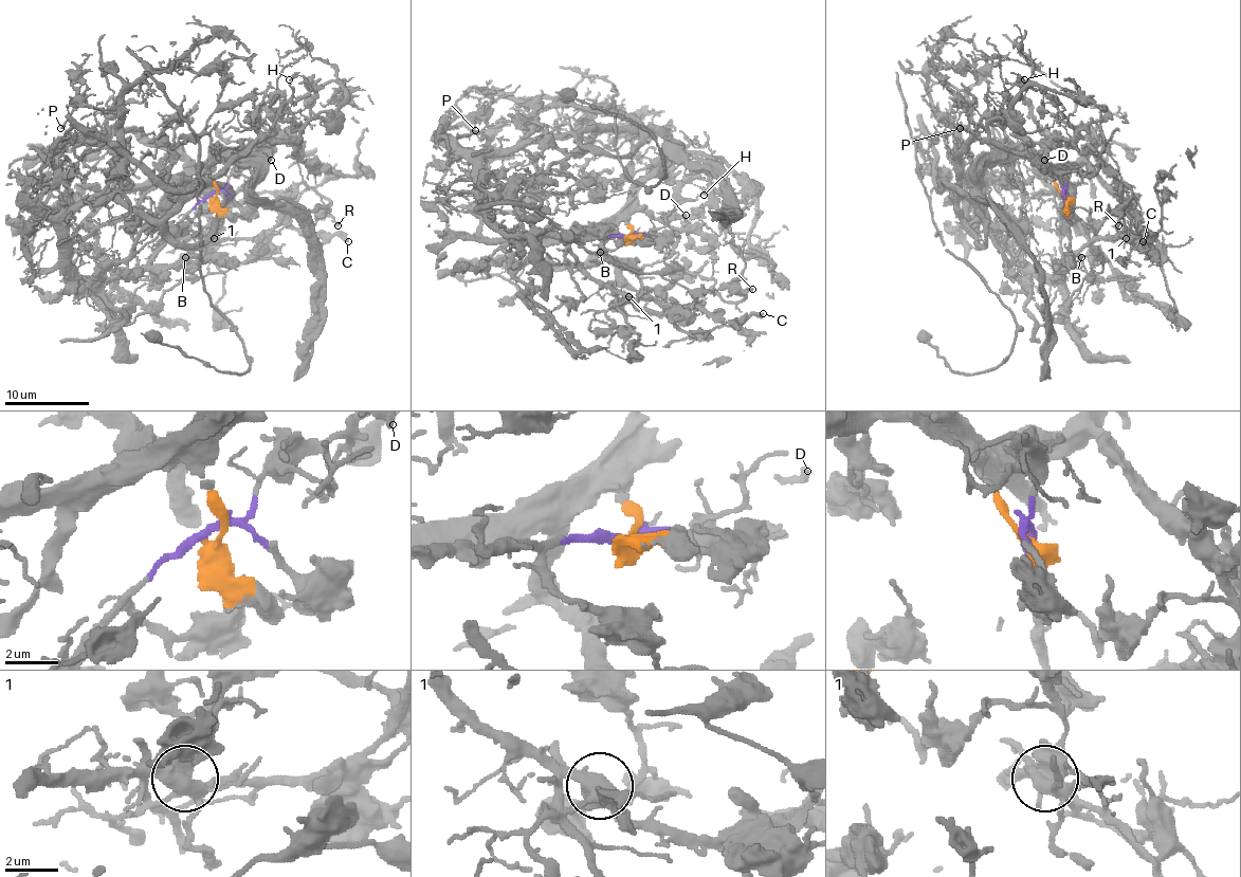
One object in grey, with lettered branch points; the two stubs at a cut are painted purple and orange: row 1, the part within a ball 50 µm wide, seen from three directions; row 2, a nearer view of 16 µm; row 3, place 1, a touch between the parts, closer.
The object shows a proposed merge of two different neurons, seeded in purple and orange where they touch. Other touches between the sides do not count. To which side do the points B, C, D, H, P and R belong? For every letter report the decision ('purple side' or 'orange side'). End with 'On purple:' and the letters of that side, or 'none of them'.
B: purple side
C: orange side
D: orange side
H: purple side
P: purple side
R: purple side
On purple: B, H, P, R

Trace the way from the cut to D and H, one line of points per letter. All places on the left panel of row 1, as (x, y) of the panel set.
D: (212, 196), (216, 189), (212, 168), (222, 158), (241, 147), (258, 147), (271, 160)
H: (212, 196), (144, 266), (81, 277), (71, 259), (344, 101), (290, 79)

